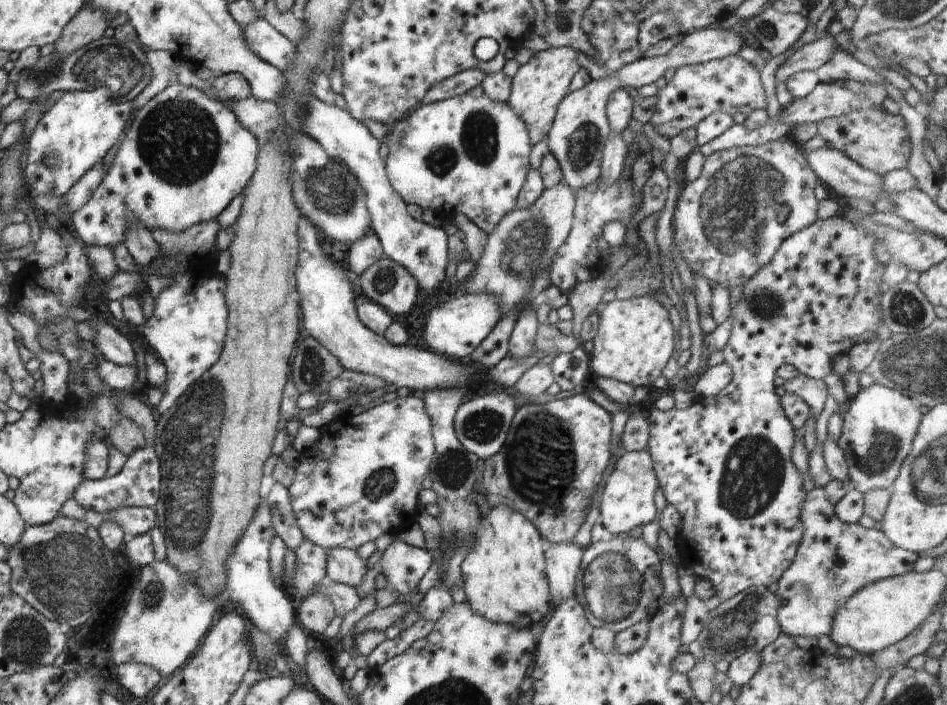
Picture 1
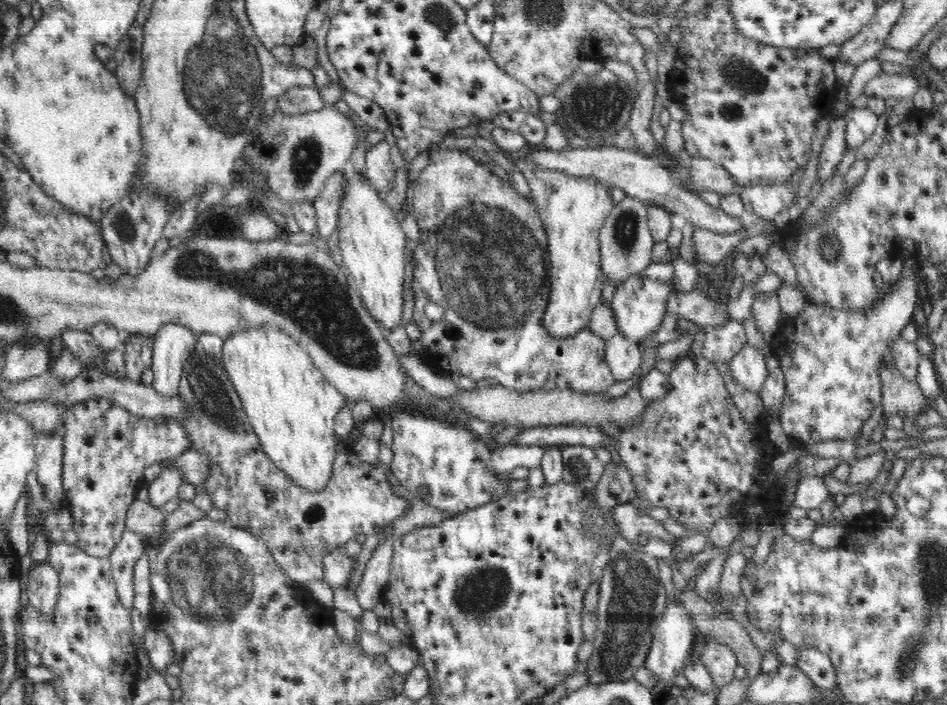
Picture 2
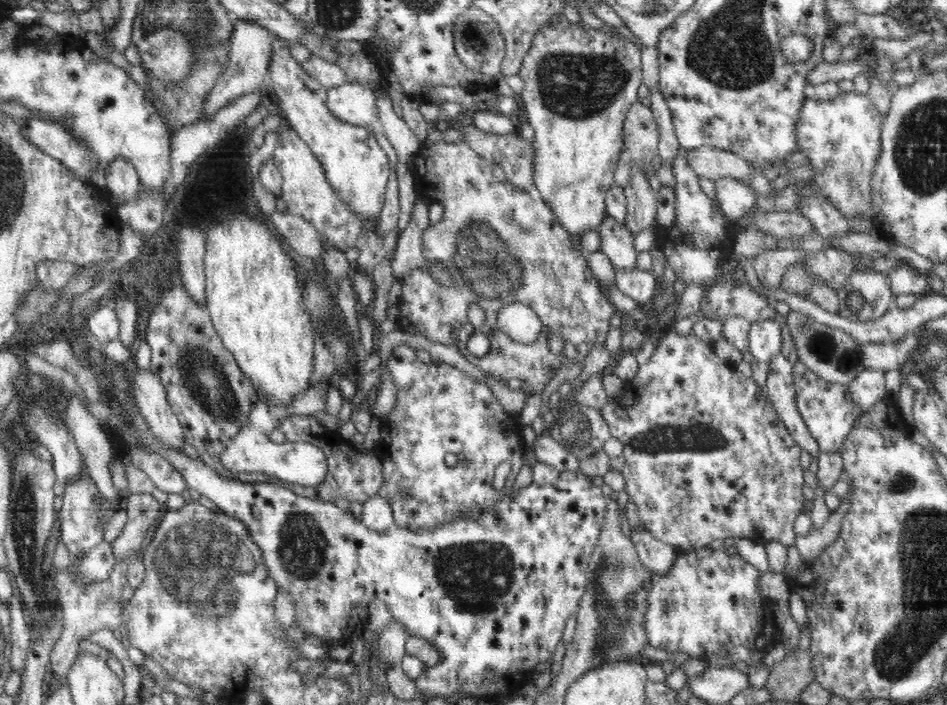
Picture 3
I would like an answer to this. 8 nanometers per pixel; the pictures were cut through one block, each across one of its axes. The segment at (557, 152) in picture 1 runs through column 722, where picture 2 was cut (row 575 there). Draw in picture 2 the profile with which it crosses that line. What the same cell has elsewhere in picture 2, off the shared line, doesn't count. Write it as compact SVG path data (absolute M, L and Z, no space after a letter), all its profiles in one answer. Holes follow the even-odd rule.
M50 563L34 566L27 576L28 600L38 612L52 612L59 600L59 576Z

